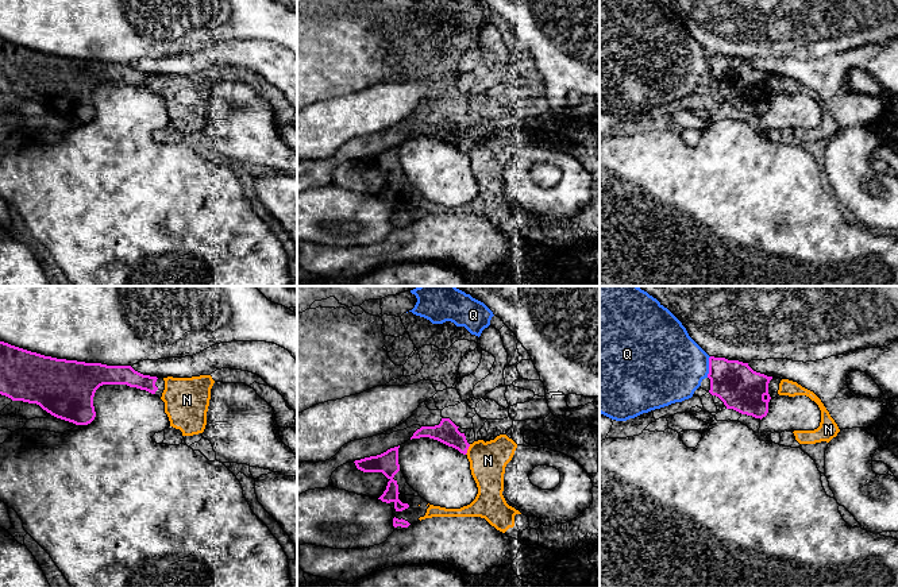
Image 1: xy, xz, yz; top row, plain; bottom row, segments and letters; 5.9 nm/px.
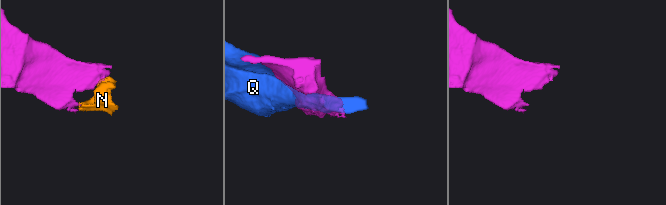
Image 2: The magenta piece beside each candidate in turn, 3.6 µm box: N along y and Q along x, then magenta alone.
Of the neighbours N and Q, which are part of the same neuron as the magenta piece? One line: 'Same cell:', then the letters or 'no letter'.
Same cell: N

